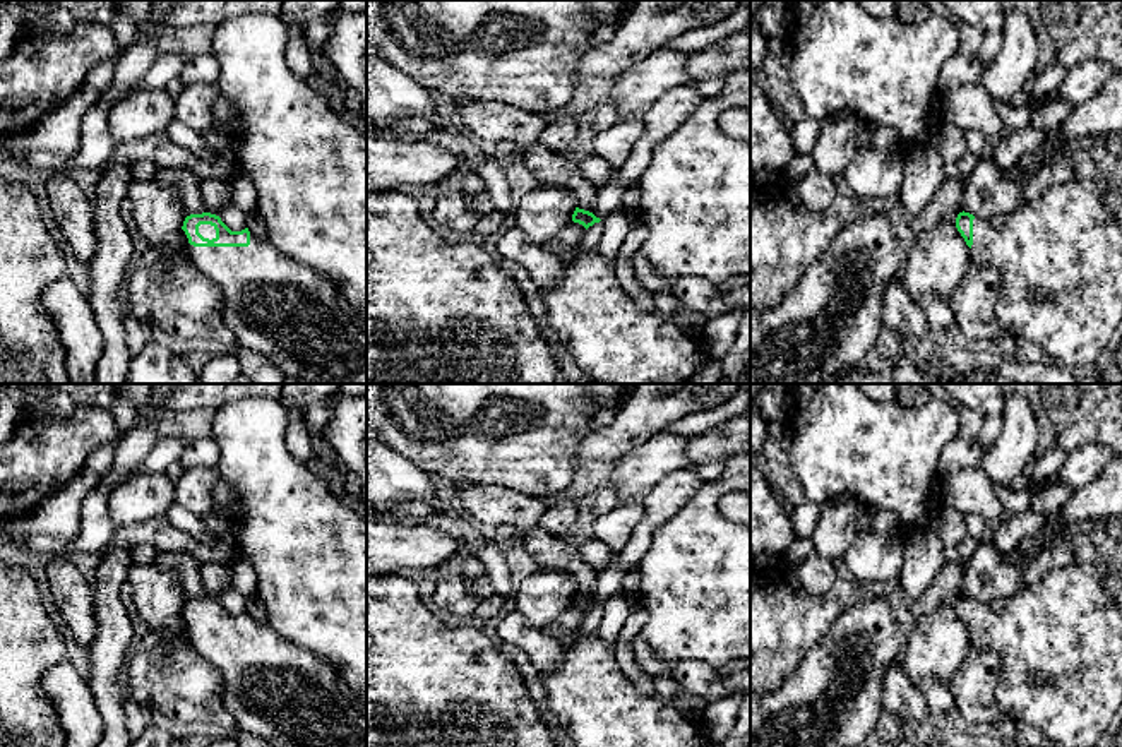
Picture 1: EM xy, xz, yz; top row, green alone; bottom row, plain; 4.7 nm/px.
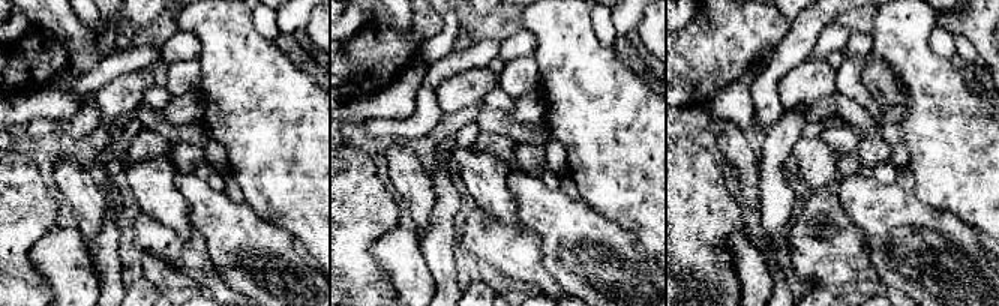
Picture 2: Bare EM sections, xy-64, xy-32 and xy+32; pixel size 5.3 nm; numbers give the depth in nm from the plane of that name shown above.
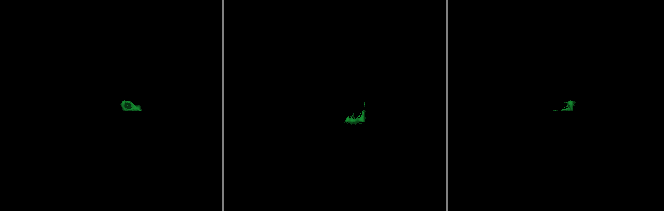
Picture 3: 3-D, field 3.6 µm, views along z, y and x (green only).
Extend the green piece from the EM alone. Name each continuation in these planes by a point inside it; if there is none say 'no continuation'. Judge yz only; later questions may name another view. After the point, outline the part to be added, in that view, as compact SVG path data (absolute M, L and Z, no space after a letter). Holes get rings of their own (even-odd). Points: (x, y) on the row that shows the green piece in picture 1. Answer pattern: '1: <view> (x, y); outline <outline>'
1: yz (1059, 257); outline M1072 180L1043 192L1036 200L1014 207L1002 228L973 219L971 266L995 267L1000 293L995 315L1014 339L1026 339L1067 368L1093 367L1122 320L1122 224L1107 209L1105 182Z

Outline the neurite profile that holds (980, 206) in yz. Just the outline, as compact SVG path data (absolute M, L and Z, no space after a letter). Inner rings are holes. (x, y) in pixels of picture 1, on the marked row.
M983 158L964 180L964 212L985 221L990 221L1000 212L1007 216L1021 206L1026 182L1026 176L1011 178L1007 170L999 168L992 159Z

